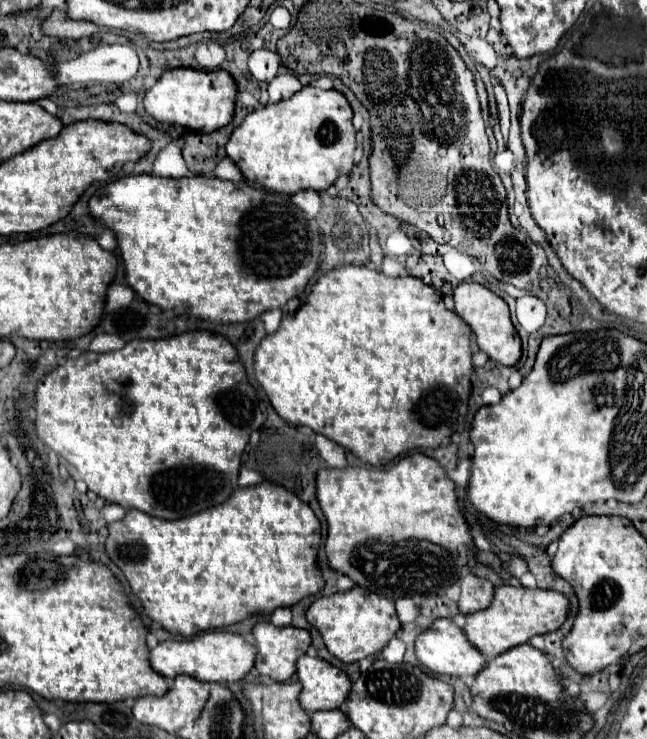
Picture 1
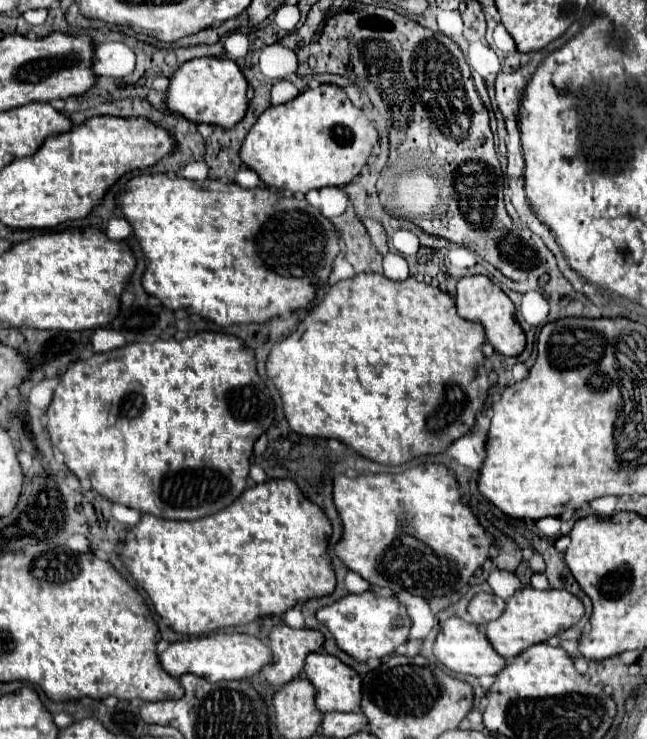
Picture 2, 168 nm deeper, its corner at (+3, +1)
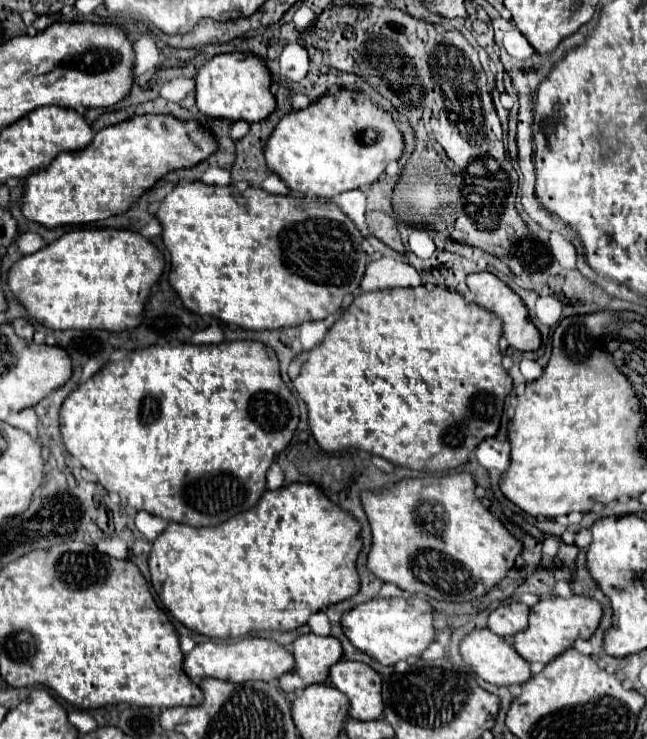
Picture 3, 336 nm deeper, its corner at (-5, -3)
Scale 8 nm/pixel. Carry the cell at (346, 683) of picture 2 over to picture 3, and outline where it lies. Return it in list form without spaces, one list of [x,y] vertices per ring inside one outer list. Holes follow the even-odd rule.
[[[339,661],[329,669],[329,683],[349,699],[349,717],[371,721],[381,717],[381,677],[365,663]]]

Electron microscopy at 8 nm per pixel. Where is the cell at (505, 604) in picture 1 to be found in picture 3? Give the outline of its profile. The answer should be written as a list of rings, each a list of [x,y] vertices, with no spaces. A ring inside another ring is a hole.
[[[573,595],[569,599],[541,599],[529,609],[529,625],[511,637],[511,645],[529,663],[549,663],[561,655],[561,651],[569,649],[577,637],[589,639],[595,633],[601,615],[601,605],[589,597]]]

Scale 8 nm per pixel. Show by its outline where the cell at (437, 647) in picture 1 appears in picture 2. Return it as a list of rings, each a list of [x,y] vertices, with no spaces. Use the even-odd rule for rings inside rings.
[[[451,617],[443,623],[443,627],[437,635],[437,641],[433,645],[433,653],[451,671],[465,673],[465,675],[475,675],[475,677],[497,675],[505,665],[505,659],[501,659],[497,655],[497,651],[493,651],[493,647],[489,647],[489,639],[485,639],[485,633],[479,631],[477,625],[465,623],[459,617]]]

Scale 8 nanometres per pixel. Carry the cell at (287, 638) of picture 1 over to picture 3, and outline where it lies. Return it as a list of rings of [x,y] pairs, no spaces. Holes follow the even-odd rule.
[[[313,633],[301,635],[293,641],[293,671],[279,677],[279,687],[285,693],[297,693],[313,683],[323,683],[329,667],[343,655],[341,643],[335,637],[317,637]]]

